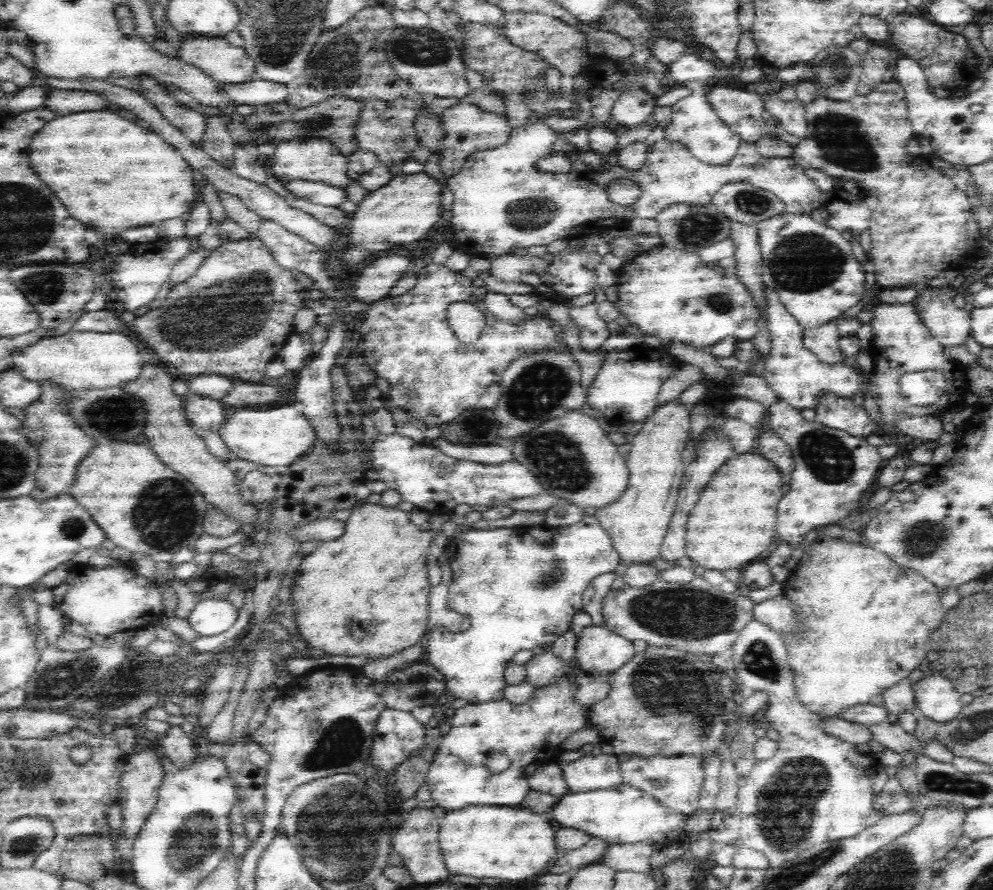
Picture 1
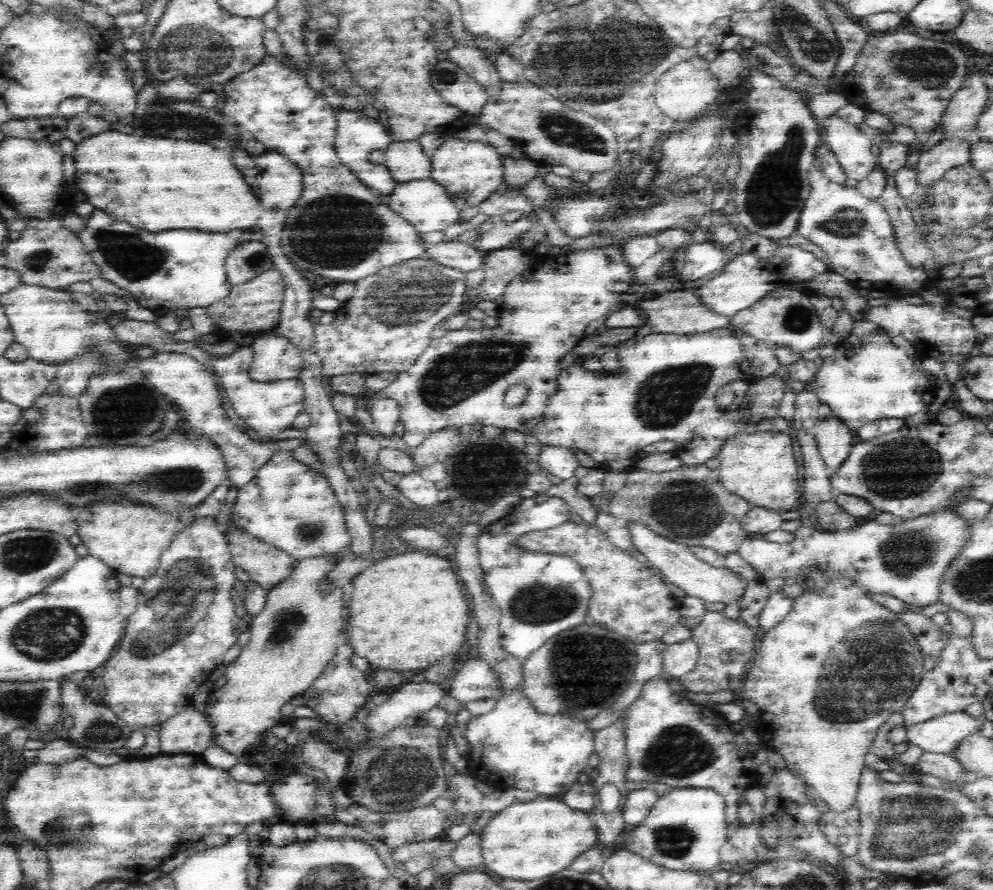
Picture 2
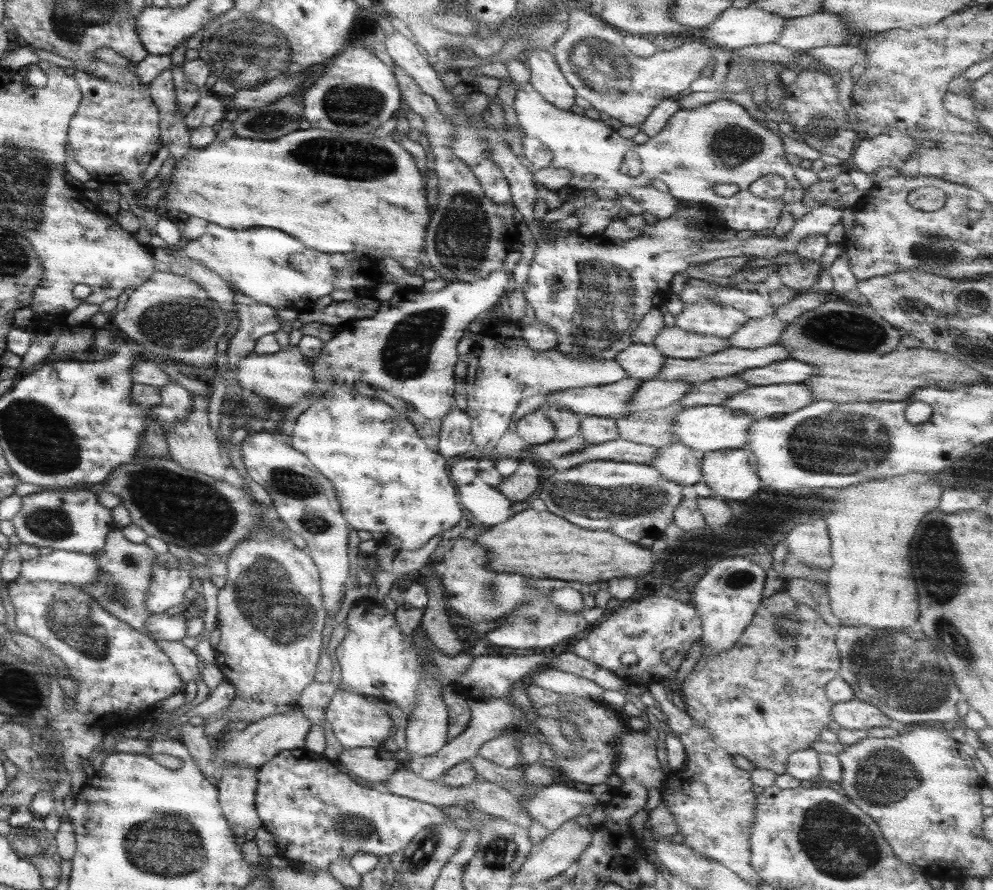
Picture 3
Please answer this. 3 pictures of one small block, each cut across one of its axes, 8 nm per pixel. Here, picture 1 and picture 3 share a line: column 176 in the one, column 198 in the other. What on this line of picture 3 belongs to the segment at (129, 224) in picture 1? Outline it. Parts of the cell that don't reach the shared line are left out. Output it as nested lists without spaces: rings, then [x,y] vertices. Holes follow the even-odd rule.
[[[320,128],[297,129],[295,132],[288,132],[287,136],[281,136],[277,140],[241,140],[241,138],[229,138],[225,142],[213,141],[207,148],[190,148],[185,156],[181,156],[175,161],[175,170],[171,174],[171,184],[169,192],[166,192],[165,199],[159,204],[160,208],[168,215],[175,212],[184,212],[185,216],[195,216],[201,220],[207,220],[211,224],[219,224],[223,228],[251,228],[251,226],[263,226],[263,228],[275,228],[291,234],[295,240],[299,240],[305,248],[317,250],[317,252],[327,252],[327,254],[343,254],[343,252],[353,252],[353,240],[355,240],[355,250],[359,248],[371,248],[379,254],[379,258],[390,256],[399,260],[411,256],[416,258],[423,246],[423,232],[425,224],[429,220],[427,212],[427,202],[425,202],[426,190],[423,190],[423,176],[415,168],[415,162],[411,154],[407,154],[391,136],[377,137],[373,132],[361,132],[359,130],[346,129],[341,132],[329,132]]]

